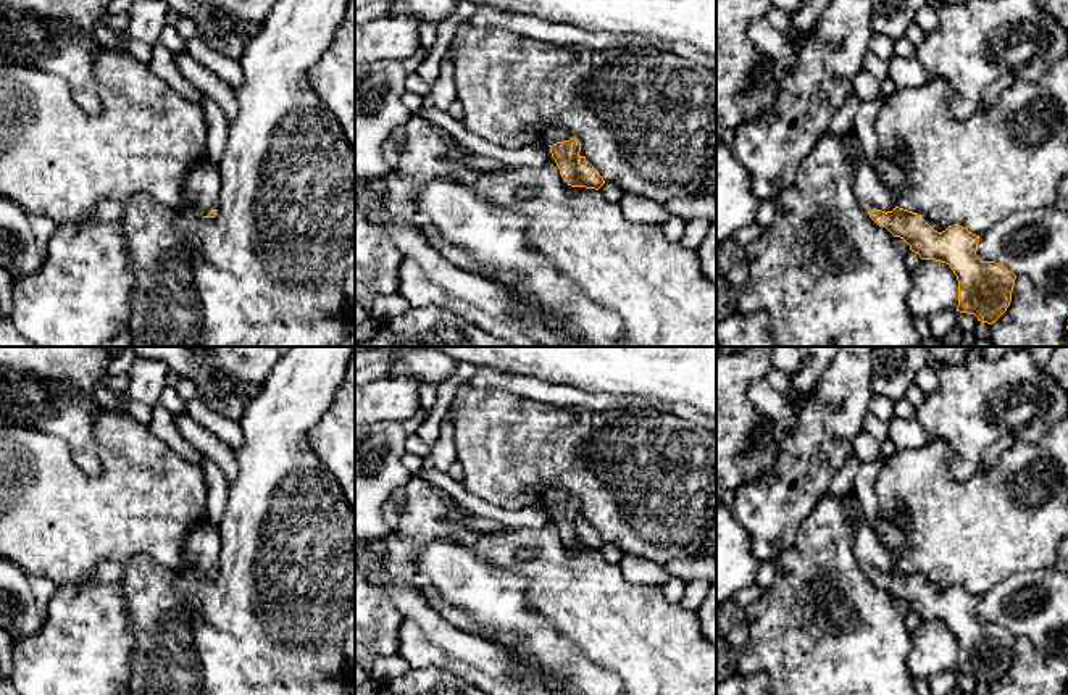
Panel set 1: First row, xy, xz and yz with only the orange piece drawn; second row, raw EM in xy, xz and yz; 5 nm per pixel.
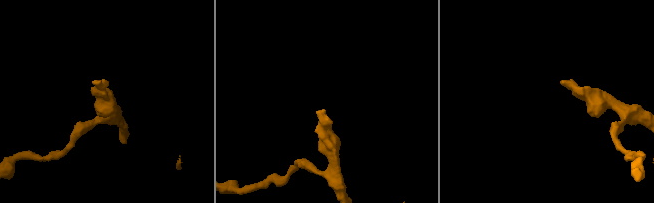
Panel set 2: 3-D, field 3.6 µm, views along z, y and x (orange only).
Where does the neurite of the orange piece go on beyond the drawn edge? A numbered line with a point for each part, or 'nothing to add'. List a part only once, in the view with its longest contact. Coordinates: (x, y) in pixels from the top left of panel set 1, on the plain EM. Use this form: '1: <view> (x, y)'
1: yz (871, 555)

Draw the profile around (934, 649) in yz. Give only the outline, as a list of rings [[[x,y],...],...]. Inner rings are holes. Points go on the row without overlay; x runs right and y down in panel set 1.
[[[923,621],[912,634],[912,650],[907,666],[915,679],[929,679],[934,674],[958,668],[958,642],[949,626]]]

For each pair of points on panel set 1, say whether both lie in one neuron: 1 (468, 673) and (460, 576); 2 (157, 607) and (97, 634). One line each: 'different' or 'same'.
1: different
2: different

